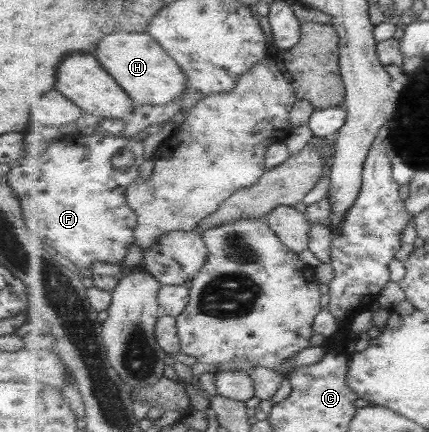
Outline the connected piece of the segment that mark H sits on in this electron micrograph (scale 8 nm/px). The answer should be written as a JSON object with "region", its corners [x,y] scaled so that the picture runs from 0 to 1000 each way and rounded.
{"region":[[[270,74],[242,83],[221,127],[315,236],[382,243],[441,208],[438,178],[413,141],[345,74]]]}

